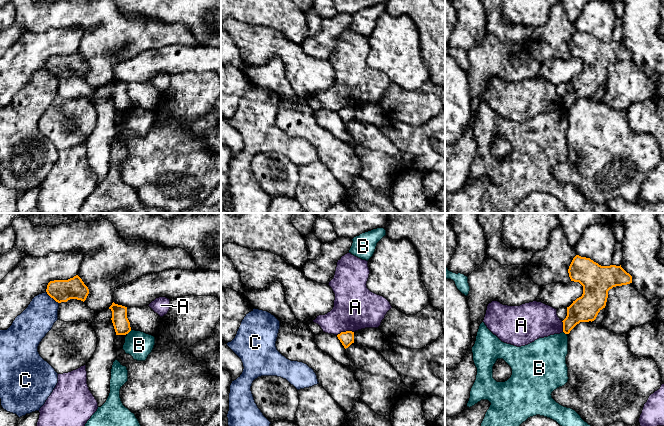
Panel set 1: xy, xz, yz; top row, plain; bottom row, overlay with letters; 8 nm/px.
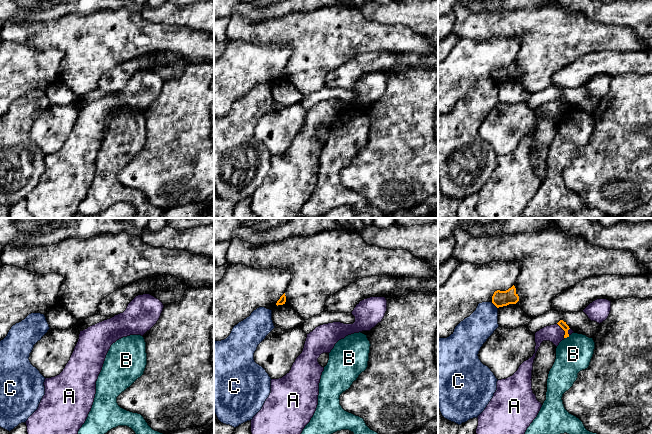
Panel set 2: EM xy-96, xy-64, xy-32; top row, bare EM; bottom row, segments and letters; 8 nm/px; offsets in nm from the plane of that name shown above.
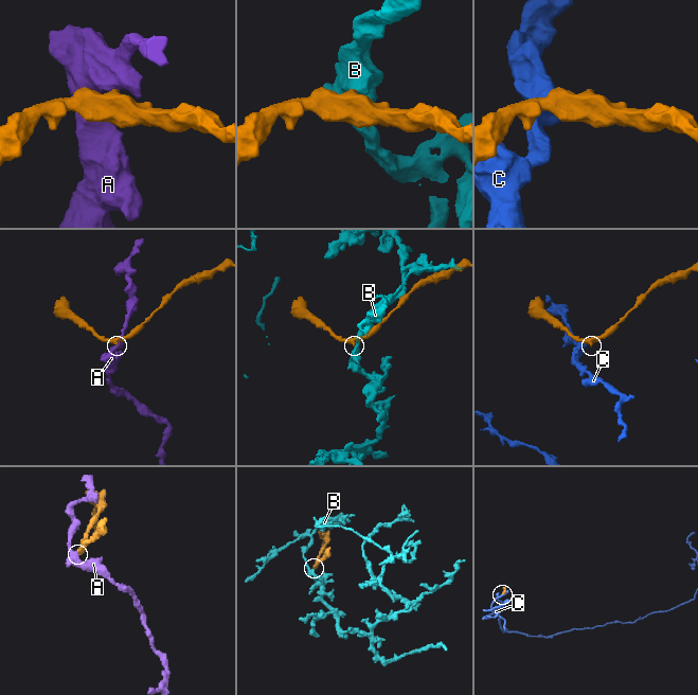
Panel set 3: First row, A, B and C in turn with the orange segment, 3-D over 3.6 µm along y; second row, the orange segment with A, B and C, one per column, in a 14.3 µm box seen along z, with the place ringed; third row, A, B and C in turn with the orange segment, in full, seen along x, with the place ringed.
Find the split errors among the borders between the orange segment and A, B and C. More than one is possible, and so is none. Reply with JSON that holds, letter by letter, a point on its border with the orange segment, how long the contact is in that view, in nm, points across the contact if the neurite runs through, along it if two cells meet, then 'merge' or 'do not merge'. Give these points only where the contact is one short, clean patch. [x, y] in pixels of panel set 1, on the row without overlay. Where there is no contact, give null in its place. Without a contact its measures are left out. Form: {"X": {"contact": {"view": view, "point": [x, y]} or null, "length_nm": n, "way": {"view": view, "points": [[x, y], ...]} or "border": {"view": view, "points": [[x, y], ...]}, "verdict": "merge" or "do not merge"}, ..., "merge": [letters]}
{"A": {"contact": {"view": "xz", "point": [346, 107]}, "length_nm": 140, "border": {"view": "xz", "points": [[353, 107], [341, 107], [337, 111]]}, "verdict": "do not merge"}, "B": {"contact": {"view": "xy", "point": [129, 107]}, "length_nm": 50, "border": {"view": "xy", "points": [[131, 106], [127, 110]]}, "verdict": "do not merge"}, "C": {"contact": {"view": "xy", "point": [52, 73]}, "length_nm": 140, "verdict": "do not merge"}, "merge": []}

